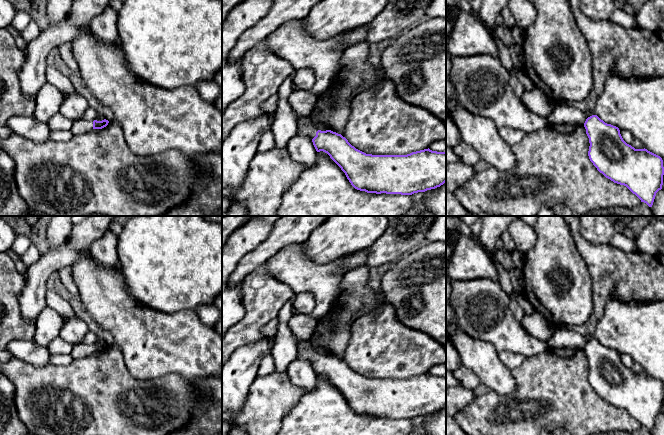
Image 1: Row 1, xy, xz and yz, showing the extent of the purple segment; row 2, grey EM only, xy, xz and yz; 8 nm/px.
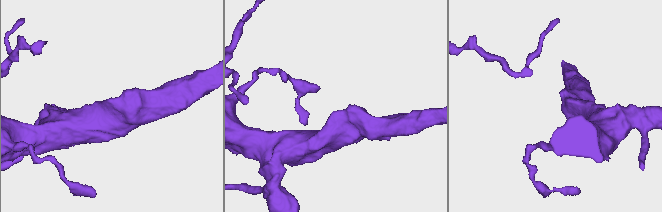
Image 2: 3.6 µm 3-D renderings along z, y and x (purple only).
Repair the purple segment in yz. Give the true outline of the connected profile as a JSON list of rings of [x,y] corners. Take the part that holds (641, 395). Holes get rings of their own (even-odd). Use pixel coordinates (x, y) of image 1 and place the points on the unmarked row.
[[[597,339],[584,347],[589,362],[588,380],[597,394],[614,407],[626,410],[641,426],[652,431],[656,417],[662,413],[664,391],[660,380],[647,373],[635,373],[627,368],[618,351],[605,347]]]

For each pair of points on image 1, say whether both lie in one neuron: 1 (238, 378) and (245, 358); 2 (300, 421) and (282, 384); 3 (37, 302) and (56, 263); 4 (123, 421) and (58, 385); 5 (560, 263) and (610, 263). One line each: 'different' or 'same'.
1: same
2: different
3: same
4: same
5: different

